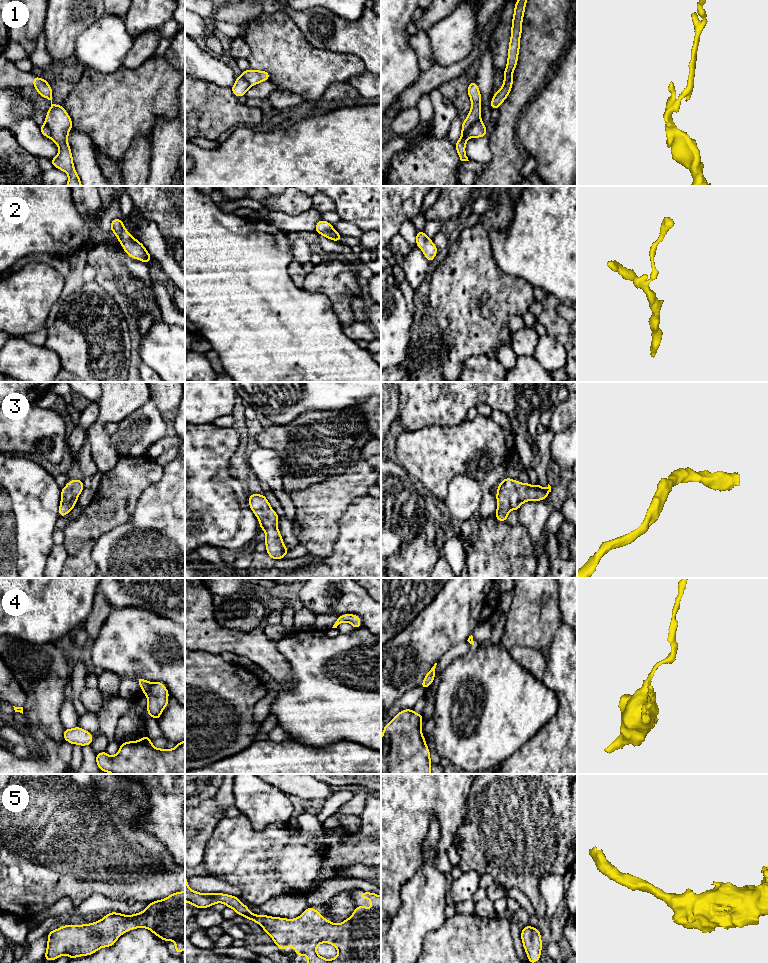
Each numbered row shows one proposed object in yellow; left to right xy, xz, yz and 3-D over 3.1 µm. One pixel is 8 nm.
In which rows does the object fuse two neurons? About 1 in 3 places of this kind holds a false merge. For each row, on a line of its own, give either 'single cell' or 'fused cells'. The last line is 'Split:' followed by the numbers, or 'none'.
1: fused cells
2: single cell
3: single cell
4: single cell
5: single cell
Split: 1

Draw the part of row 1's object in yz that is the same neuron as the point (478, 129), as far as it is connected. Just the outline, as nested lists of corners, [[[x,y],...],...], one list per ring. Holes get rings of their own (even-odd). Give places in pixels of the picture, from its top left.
[[[480,119],[476,122],[465,134],[467,138],[479,138],[487,136],[486,126],[483,121]]]

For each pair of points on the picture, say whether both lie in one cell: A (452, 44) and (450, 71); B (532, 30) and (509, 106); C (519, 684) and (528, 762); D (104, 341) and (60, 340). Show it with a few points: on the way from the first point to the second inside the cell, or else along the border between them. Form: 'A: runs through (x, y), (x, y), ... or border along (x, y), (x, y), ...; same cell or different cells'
A: border along (470, 53), (462, 60), (447, 66), (435, 63); different cells
B: runs through (532, 49), (532, 68), (525, 87); same cell
C: border along (543, 725), (509, 757); different cells
D: runs through (93, 341), (71, 341); same cell

